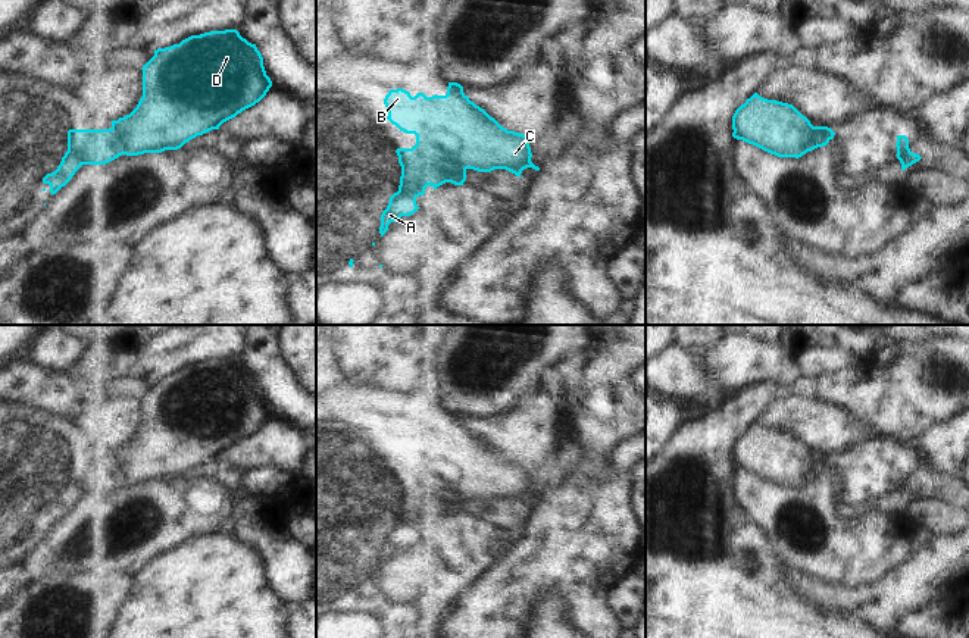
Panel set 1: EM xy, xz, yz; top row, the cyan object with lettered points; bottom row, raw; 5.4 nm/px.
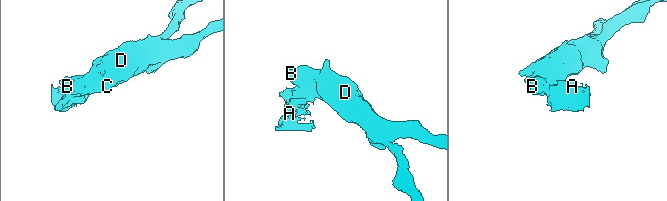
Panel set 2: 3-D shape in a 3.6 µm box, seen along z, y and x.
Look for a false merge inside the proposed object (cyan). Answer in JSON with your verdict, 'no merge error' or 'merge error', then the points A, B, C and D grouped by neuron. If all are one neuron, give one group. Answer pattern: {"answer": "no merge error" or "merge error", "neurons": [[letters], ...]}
{"answer": "merge error", "neurons": [["A"], ["B", "C", "D"]]}

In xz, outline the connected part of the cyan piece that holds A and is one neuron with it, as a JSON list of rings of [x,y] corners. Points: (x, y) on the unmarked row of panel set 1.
[[[416,466],[412,478],[397,478],[396,482],[401,495],[400,515],[381,544],[381,566],[391,551],[421,538],[416,528],[425,523],[428,515],[437,519],[446,512],[463,515],[466,510],[466,497],[454,487],[454,476],[450,472]]]

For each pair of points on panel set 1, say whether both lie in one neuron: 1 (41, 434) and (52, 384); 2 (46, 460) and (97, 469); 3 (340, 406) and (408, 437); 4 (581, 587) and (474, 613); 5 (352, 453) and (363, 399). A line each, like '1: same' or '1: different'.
1: different
2: same
3: same
4: same
5: different

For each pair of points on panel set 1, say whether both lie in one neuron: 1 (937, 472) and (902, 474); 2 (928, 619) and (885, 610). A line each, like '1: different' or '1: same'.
1: different
2: different

